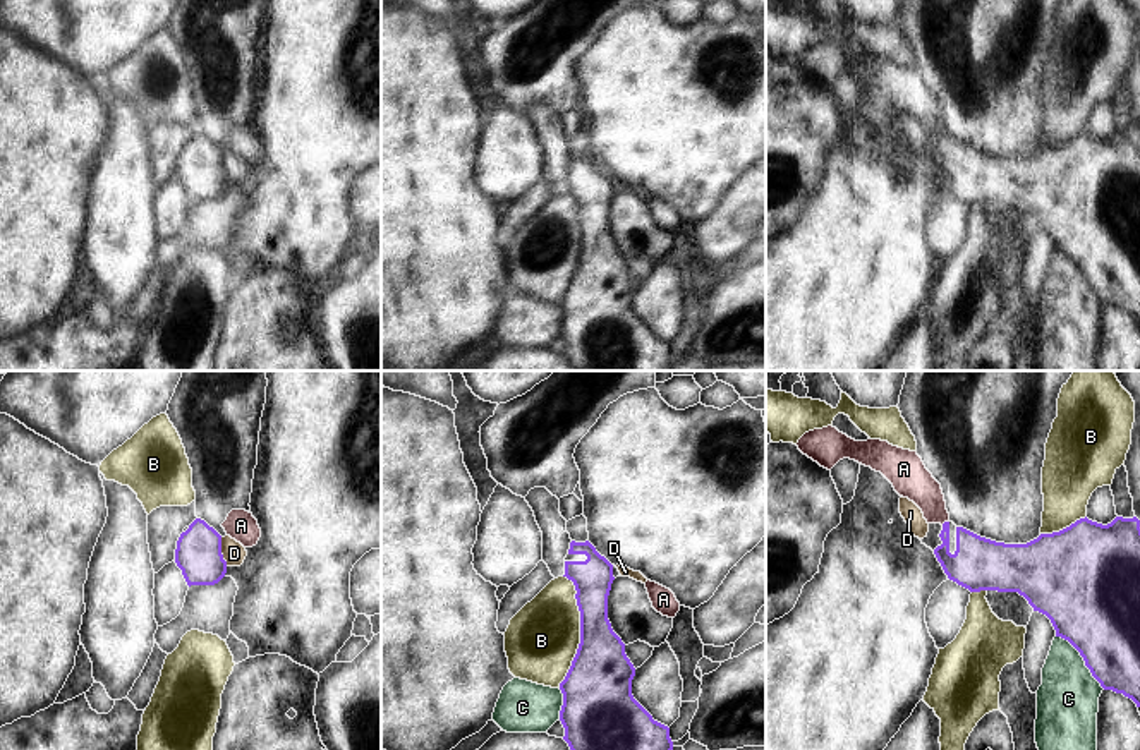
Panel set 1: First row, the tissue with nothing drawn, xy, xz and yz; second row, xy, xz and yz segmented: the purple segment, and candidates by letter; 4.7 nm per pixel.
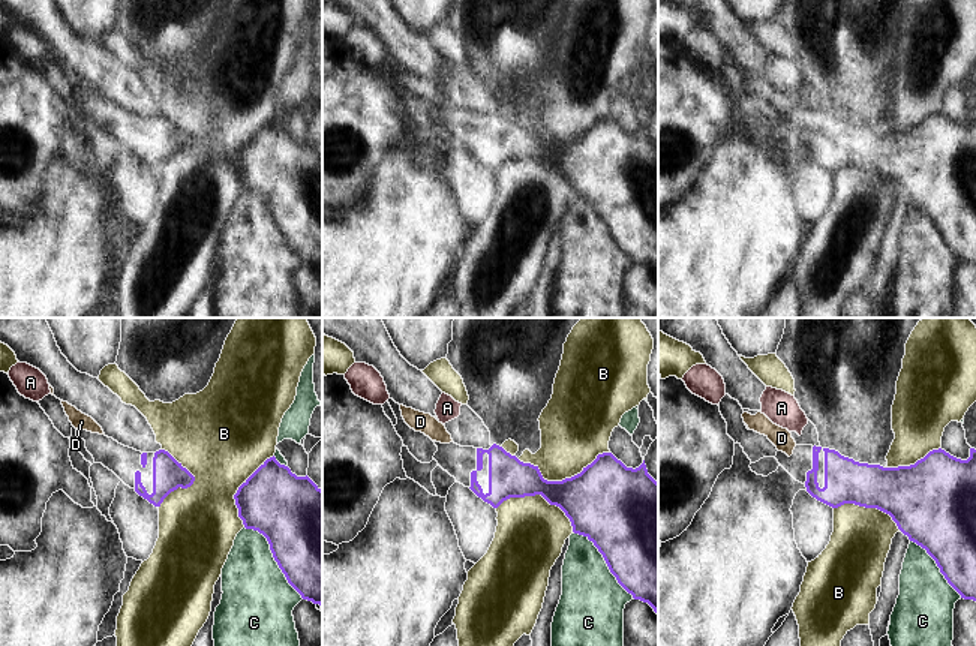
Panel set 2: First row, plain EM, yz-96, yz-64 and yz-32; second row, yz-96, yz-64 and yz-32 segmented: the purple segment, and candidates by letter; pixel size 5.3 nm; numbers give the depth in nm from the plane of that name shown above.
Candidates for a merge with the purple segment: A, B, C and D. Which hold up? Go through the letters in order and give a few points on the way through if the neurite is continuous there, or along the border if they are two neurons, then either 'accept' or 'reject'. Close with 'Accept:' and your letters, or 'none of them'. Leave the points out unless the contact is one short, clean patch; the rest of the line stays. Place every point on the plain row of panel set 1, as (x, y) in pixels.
A: along yz (948, 136), (941, 139) | reject
B: reject
C: reject
D: along xy (220, 153), (220, 169), (227, 181) | reject
Accept: none of them

